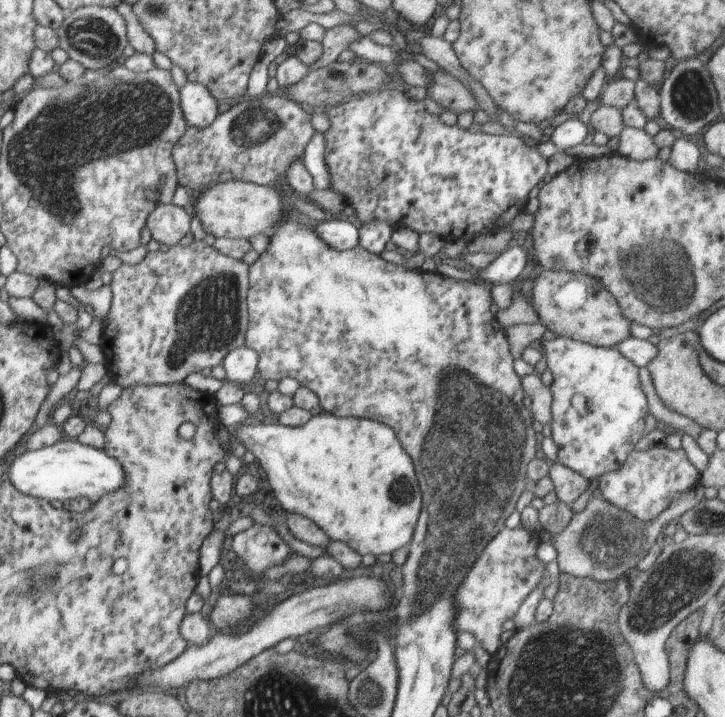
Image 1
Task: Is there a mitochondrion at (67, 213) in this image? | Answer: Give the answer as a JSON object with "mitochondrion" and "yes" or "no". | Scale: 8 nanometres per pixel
{"mitochondrion":"yes"}

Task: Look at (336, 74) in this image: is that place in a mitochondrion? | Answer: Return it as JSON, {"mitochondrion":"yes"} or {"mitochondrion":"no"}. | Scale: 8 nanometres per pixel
{"mitochondrion":"no"}

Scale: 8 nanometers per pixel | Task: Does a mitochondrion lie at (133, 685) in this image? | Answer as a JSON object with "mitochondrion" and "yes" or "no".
{"mitochondrion":"no"}

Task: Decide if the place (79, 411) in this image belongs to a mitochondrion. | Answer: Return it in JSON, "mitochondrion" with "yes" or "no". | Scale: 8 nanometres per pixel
{"mitochondrion":"no"}

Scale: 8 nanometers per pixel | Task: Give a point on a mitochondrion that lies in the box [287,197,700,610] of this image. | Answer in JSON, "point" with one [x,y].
{"point":[607,540]}

